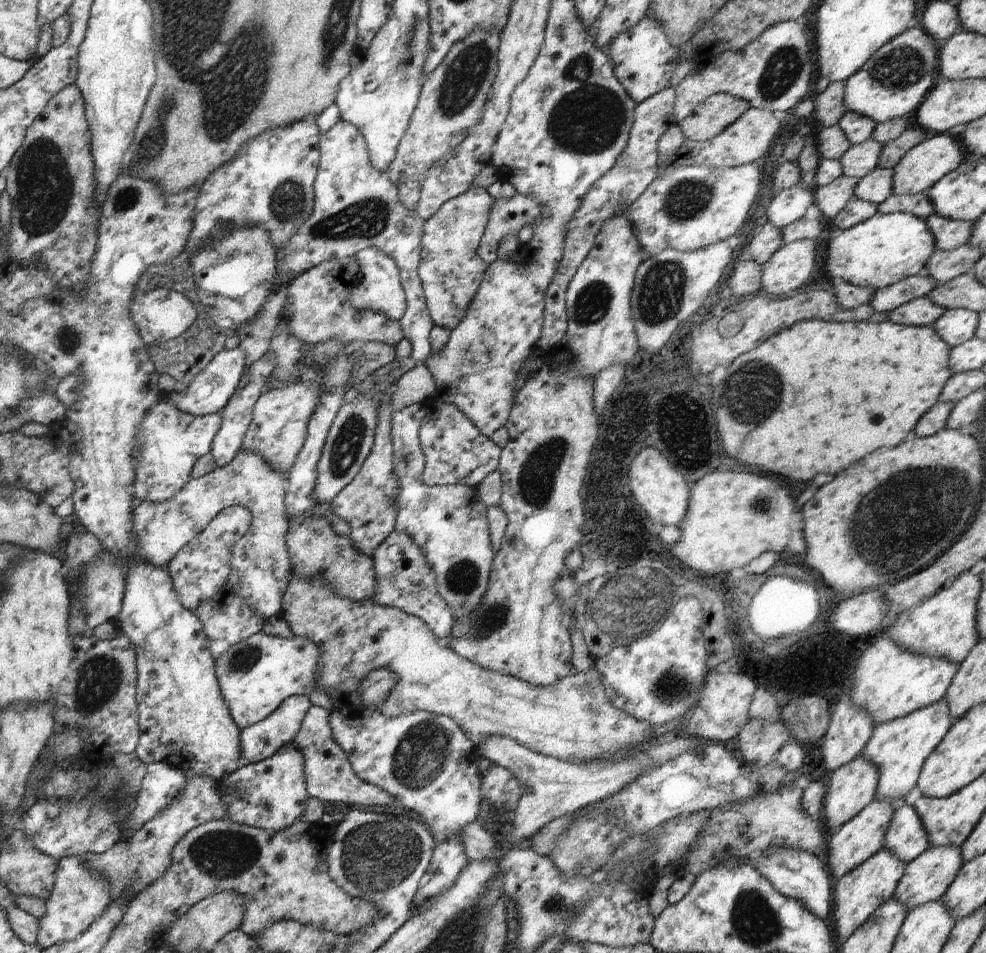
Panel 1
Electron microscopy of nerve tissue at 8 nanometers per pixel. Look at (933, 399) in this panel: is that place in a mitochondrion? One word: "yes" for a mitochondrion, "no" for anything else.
no

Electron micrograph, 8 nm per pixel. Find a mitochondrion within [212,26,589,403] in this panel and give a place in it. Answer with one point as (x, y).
(467, 74)

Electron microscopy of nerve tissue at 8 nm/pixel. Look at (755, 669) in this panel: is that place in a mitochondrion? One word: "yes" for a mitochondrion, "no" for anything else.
no

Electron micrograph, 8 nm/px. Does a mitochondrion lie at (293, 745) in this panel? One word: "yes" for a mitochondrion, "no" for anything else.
no

